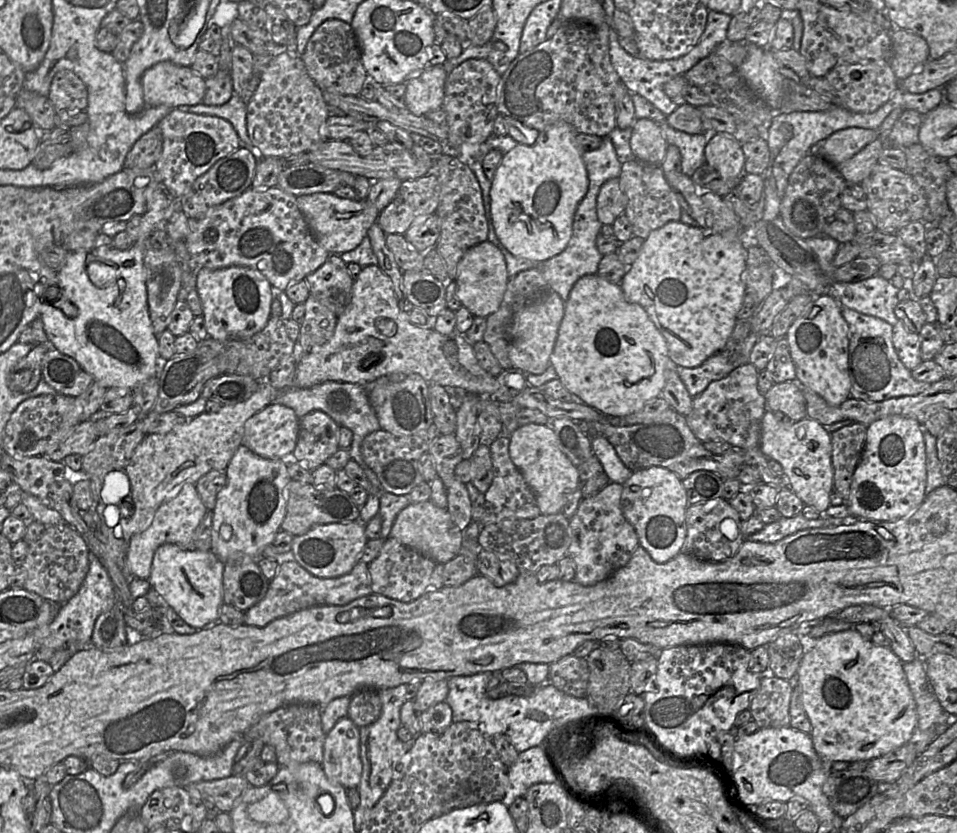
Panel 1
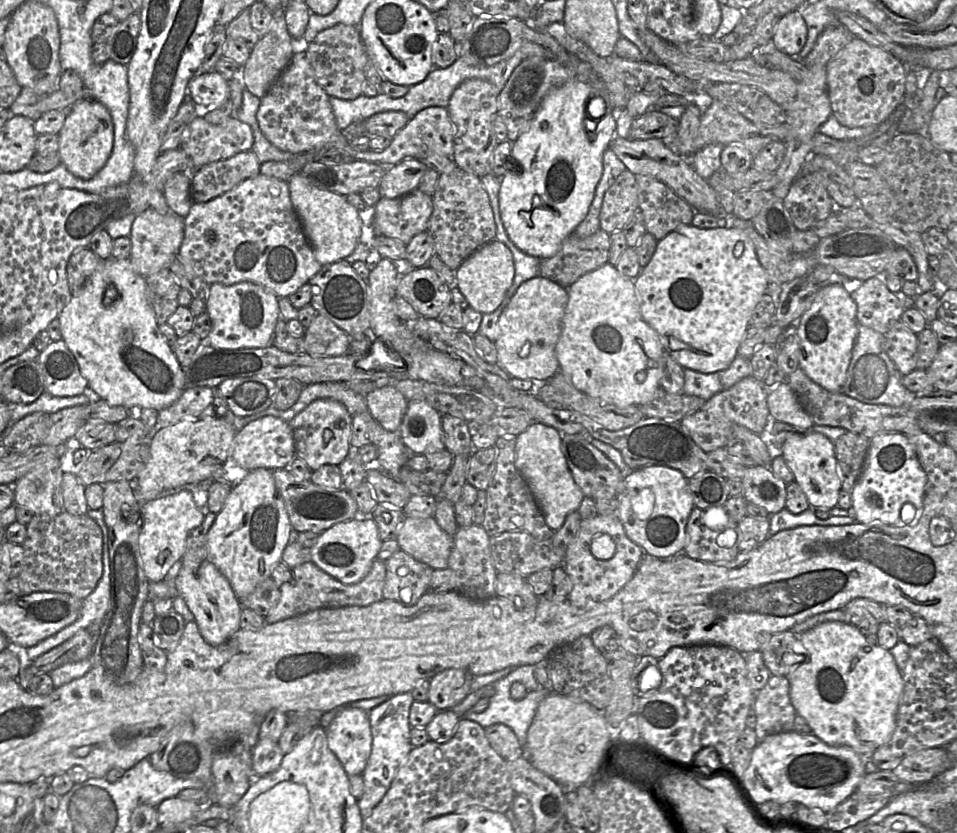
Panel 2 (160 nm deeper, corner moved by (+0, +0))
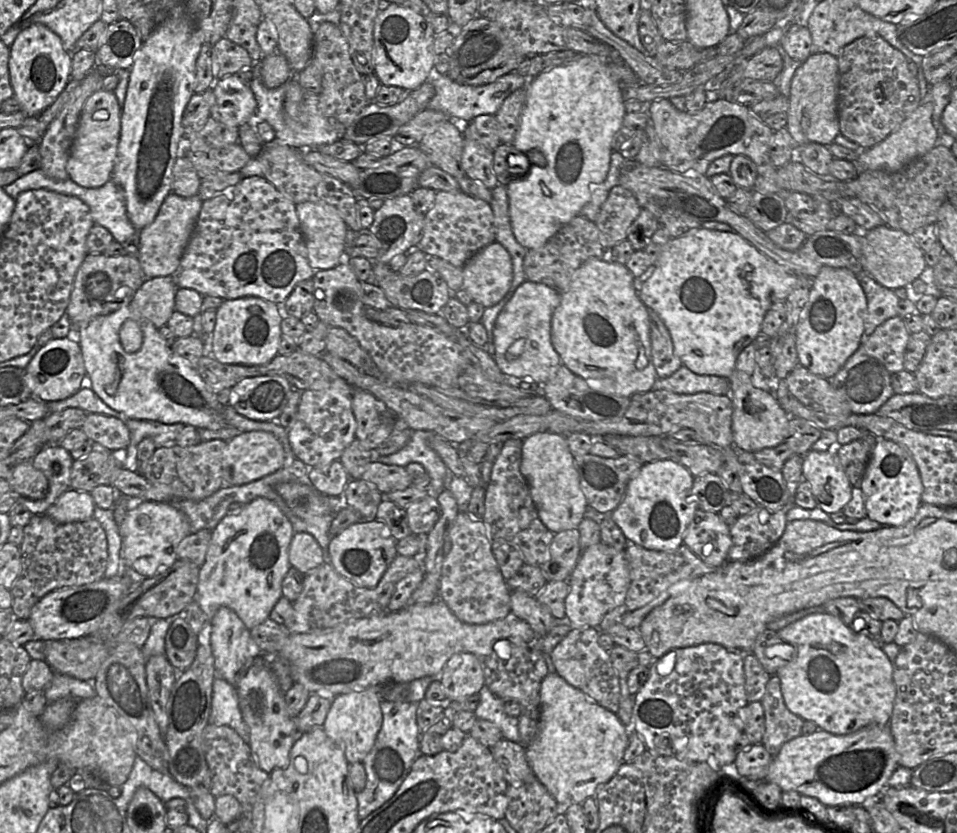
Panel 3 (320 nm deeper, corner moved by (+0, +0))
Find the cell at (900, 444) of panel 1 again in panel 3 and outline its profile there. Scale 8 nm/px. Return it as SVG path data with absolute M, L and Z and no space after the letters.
M876 438L876 444L872 449L859 487L864 495L867 517L885 527L905 525L913 519L922 504L923 484L916 462L906 448L885 438Z

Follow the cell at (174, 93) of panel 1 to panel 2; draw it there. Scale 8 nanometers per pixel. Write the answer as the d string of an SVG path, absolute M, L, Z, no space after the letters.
M216 71L197 73L188 83L188 96L205 111L220 106L230 98L228 80Z

